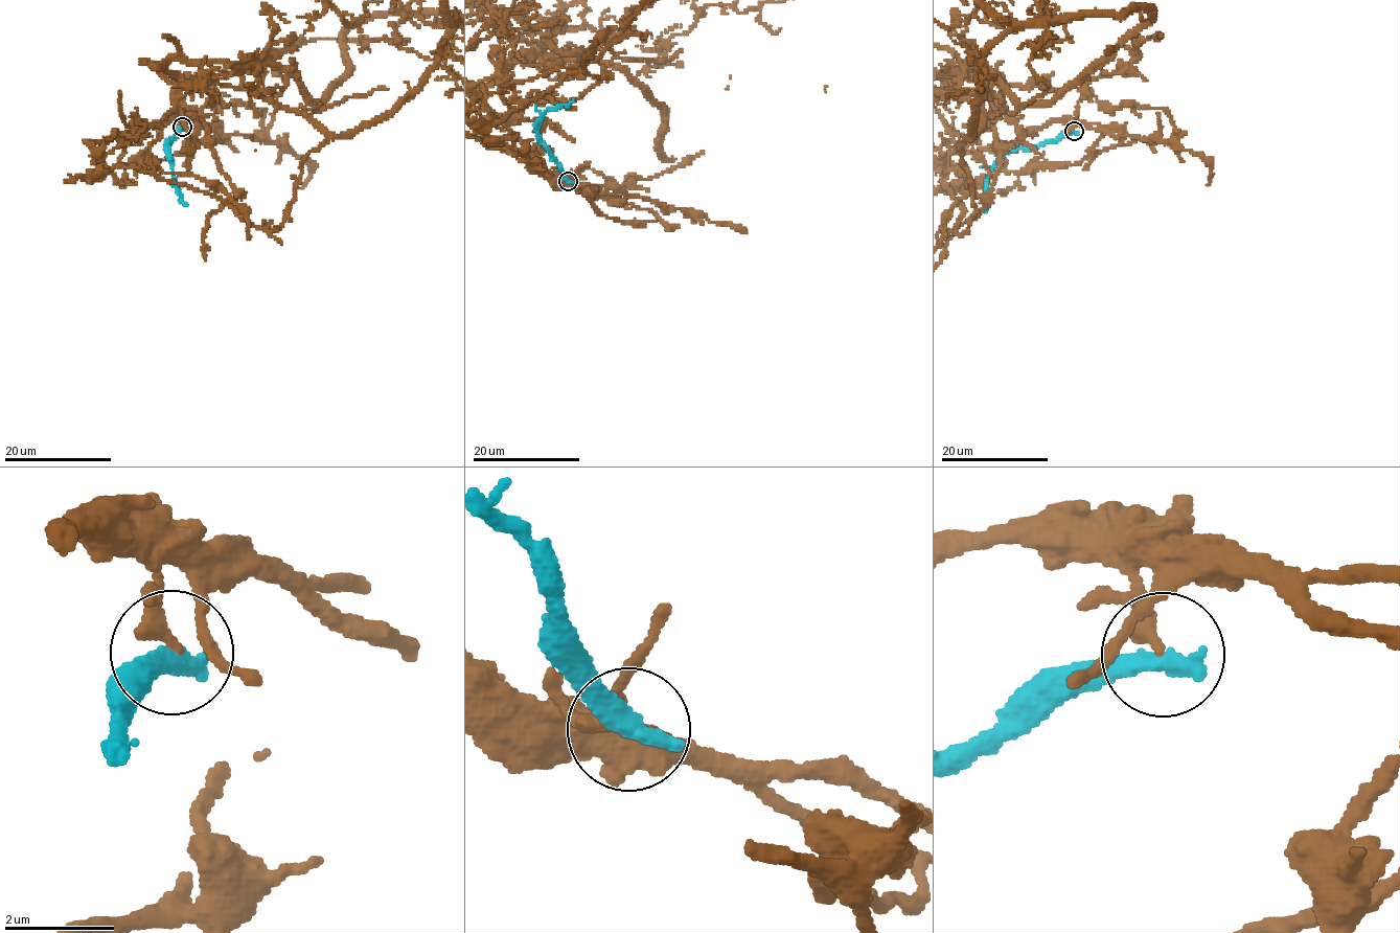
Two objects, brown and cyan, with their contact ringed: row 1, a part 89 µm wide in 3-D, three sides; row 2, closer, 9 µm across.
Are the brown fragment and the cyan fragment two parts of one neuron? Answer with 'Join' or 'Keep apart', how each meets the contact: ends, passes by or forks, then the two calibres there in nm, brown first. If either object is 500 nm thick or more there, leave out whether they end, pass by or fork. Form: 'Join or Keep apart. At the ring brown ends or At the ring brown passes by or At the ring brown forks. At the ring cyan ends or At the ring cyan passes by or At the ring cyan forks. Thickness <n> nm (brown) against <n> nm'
Keep apart. At the ring brown ends. At the ring cyan ends. Thickness 280 nm (brown) against 480 nm

